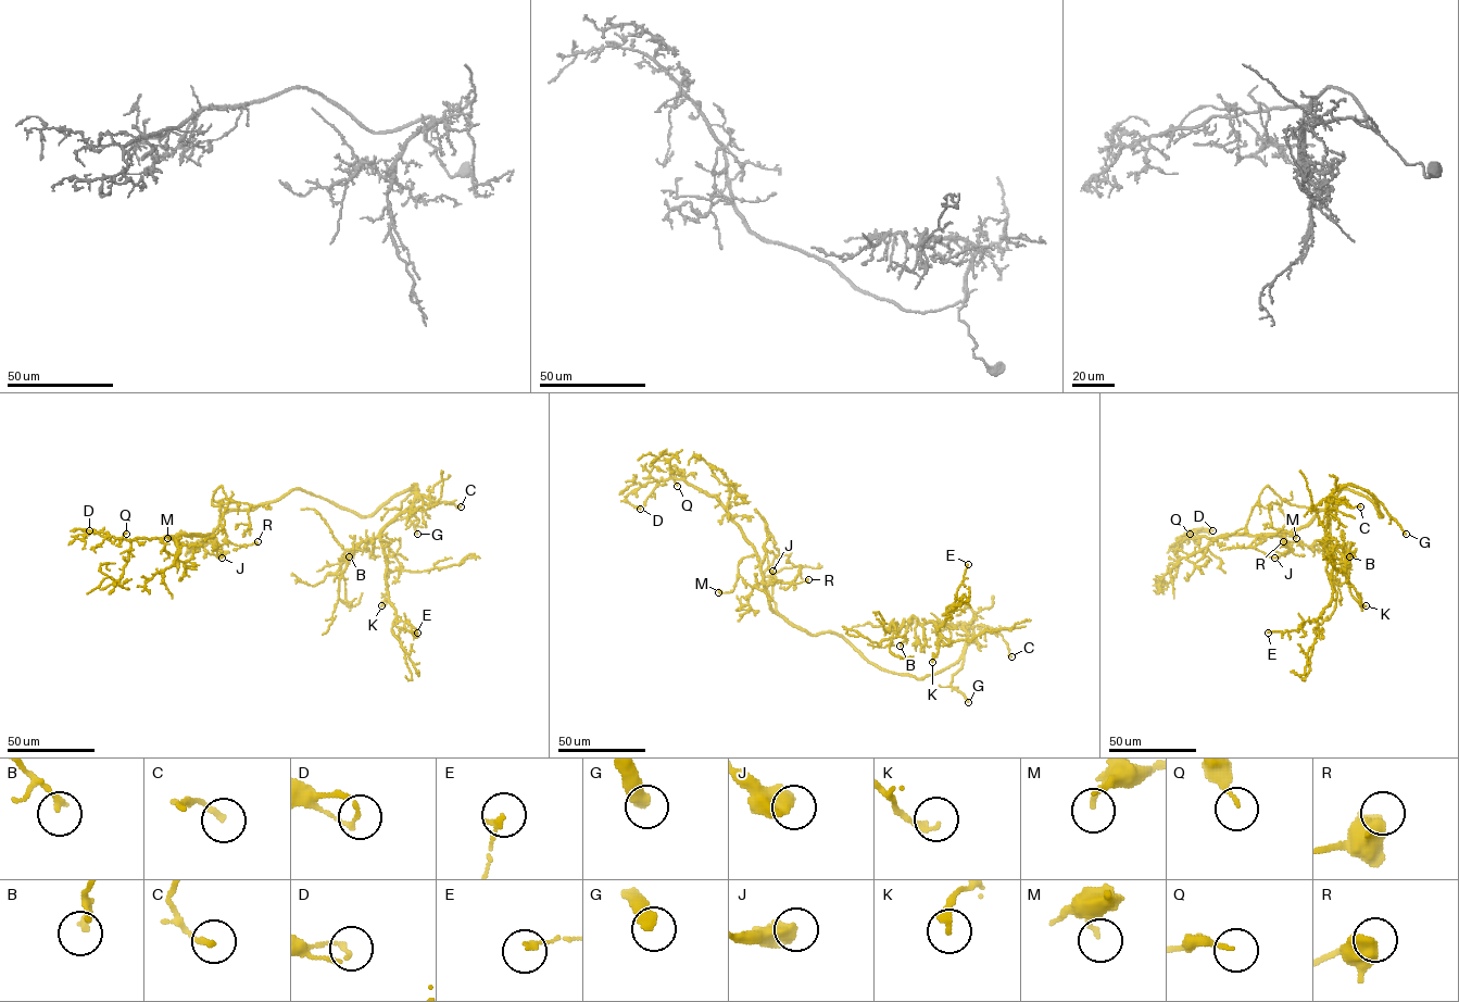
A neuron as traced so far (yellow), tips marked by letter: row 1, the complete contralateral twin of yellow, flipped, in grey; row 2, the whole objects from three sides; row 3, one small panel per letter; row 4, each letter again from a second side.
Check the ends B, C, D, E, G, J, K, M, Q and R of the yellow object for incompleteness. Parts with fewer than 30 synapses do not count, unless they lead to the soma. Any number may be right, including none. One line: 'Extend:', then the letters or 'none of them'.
Extend: G

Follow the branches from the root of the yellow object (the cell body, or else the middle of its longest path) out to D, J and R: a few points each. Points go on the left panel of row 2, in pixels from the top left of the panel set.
D: (313, 495), (292, 489), (253, 508), (230, 510), (224, 514), (212, 534), (125, 539), (75, 529), (89, 530)
J: (313, 495), (292, 489), (253, 508), (227, 512), (210, 535), (216, 539), (213, 548), (217, 558), (222, 558)
R: (313, 495), (292, 489), (253, 508), (227, 511), (212, 500), (219, 508), (228, 540), (241, 547), (258, 541)

